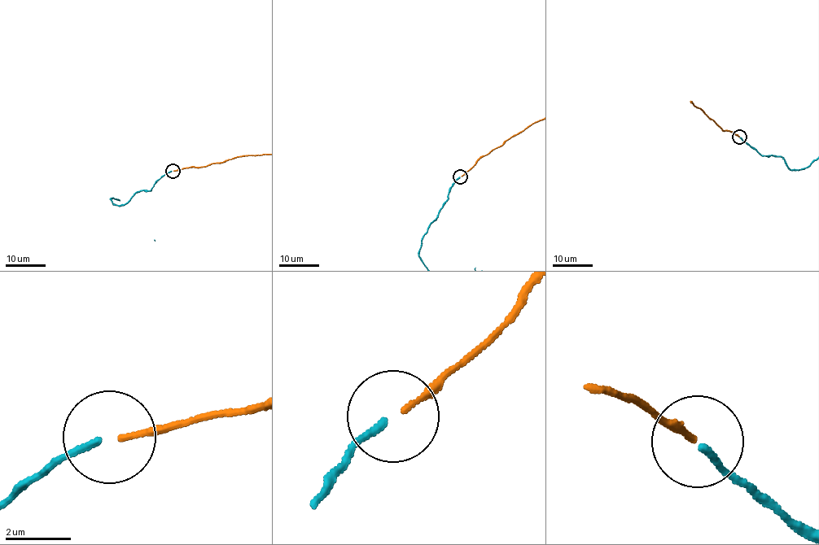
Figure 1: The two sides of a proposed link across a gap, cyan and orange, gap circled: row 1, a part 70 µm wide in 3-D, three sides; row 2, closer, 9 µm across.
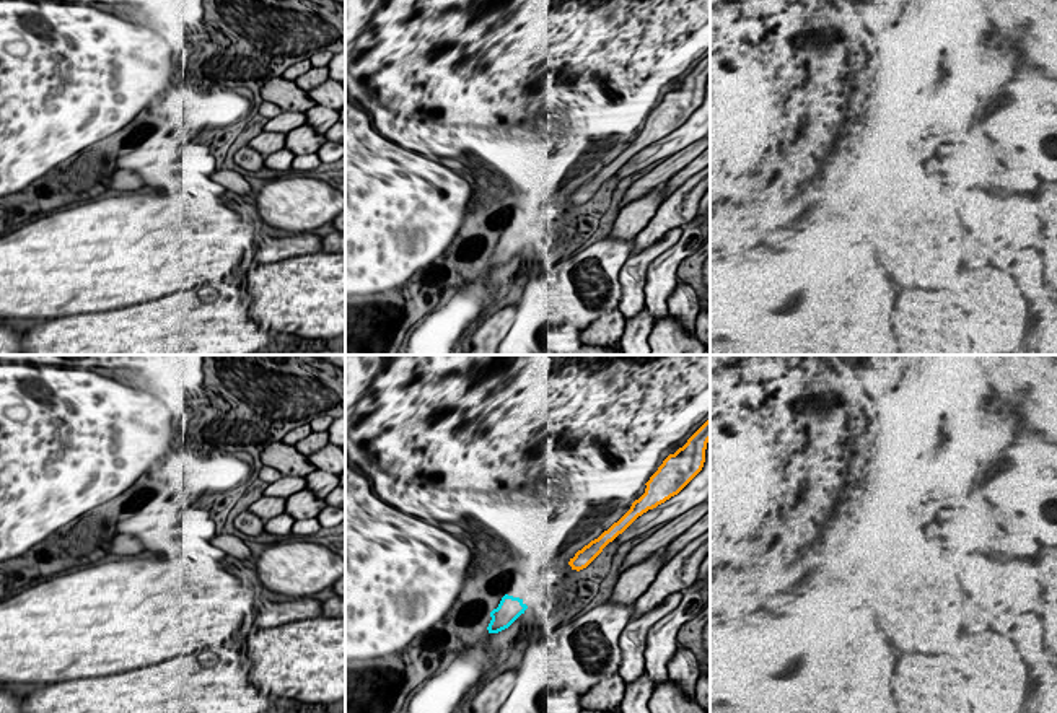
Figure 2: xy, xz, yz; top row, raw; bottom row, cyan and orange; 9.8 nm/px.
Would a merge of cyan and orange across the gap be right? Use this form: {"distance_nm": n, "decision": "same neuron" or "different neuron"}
{"distance_nm": 600, "decision": "same neuron"}

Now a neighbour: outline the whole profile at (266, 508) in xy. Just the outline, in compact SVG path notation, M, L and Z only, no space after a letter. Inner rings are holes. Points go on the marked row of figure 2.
M262 496L249 506L249 511L259 516L262 521L269 521L285 513L287 498L280 496Z

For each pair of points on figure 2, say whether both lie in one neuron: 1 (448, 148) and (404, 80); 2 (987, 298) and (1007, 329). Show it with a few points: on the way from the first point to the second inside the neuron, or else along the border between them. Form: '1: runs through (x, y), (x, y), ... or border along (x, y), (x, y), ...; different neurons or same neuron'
1: runs through (427, 139), (422, 139), (399, 116), (399, 101); same neuron
2: runs through (994, 306), (999, 321); same neuron

